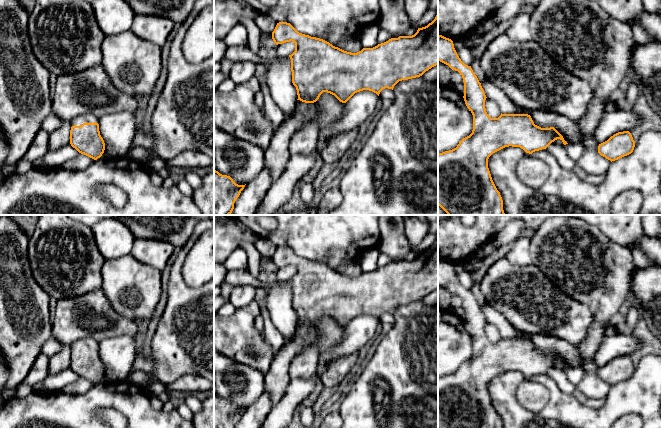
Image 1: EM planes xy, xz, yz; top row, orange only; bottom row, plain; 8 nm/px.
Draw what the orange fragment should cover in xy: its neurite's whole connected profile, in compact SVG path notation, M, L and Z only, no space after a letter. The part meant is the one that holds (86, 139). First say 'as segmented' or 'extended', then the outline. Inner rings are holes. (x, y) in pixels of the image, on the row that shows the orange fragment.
extended | M91 113L70 120L70 144L79 153L94 160L102 156L105 143L100 135L98 118Z

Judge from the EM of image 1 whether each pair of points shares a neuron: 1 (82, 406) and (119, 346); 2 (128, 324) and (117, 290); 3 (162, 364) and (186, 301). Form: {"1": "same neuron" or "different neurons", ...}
{"1": "different neurons", "2": "different neurons", "3": "same neuron"}

